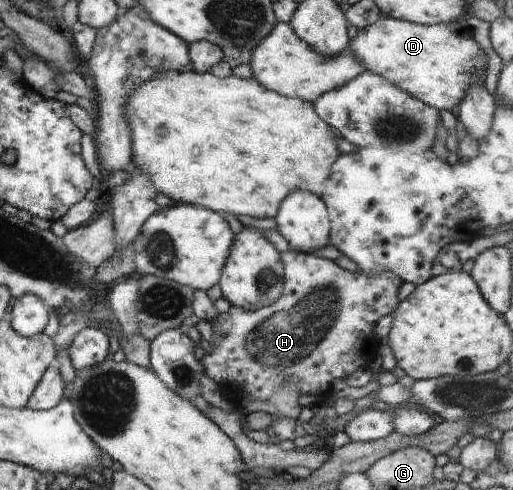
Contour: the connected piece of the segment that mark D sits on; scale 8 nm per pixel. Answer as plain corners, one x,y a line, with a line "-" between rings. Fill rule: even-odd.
392,17
379,18
374,24
358,30
358,34
353,40
349,41
349,44
354,58
360,64
364,64
368,71
386,78
388,82
392,82
400,90
408,92
410,96
414,96
414,98
422,100
424,104
440,111
455,112
460,106
460,102
466,98
470,84
478,78
485,80
488,70
489,58
474,40
473,29
466,20
422,26
422,24

